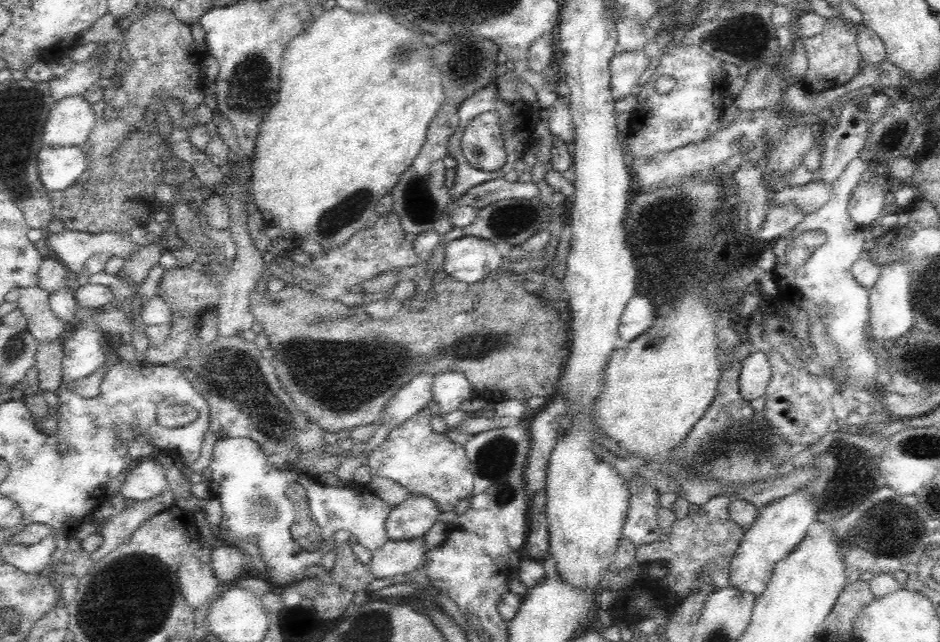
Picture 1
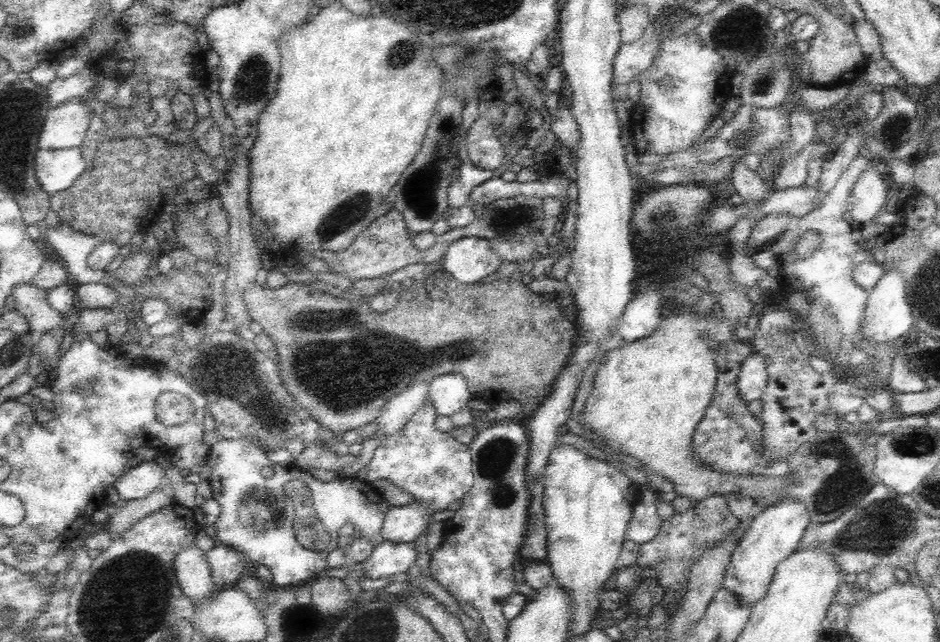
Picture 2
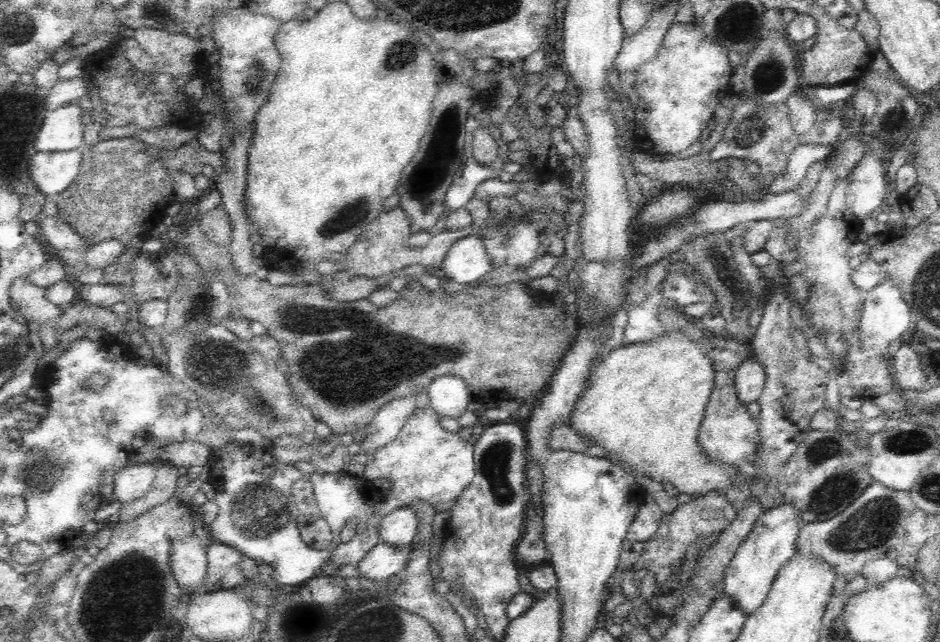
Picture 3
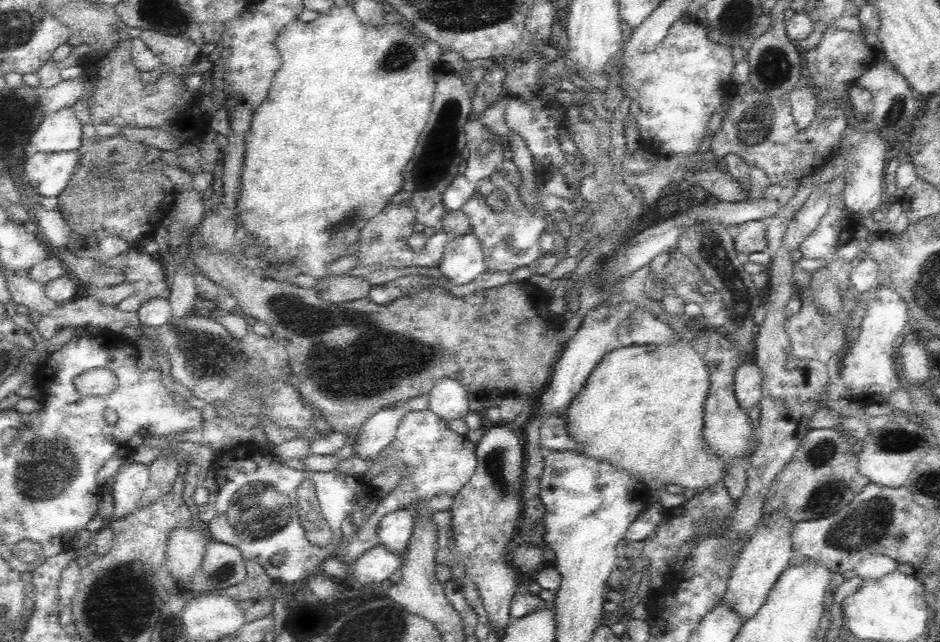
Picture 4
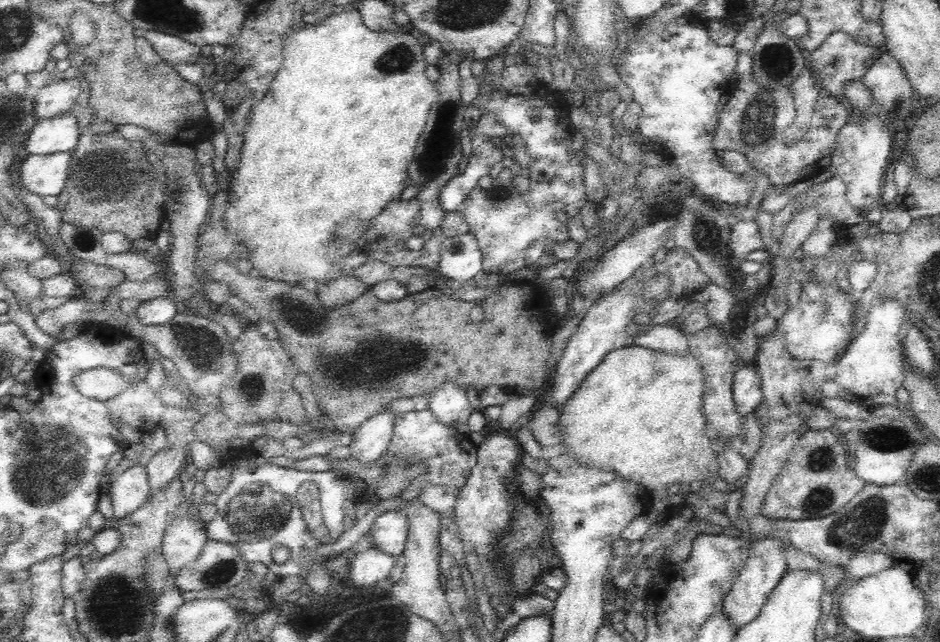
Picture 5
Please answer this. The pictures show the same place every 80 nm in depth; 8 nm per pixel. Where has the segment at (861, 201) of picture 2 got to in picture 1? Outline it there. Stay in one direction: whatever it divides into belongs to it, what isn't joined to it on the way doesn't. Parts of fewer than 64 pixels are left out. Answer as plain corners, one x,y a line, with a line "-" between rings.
869,170
854,188
849,200
848,212
850,218
860,228
878,223
884,213
886,189
884,185
874,180
872,170

